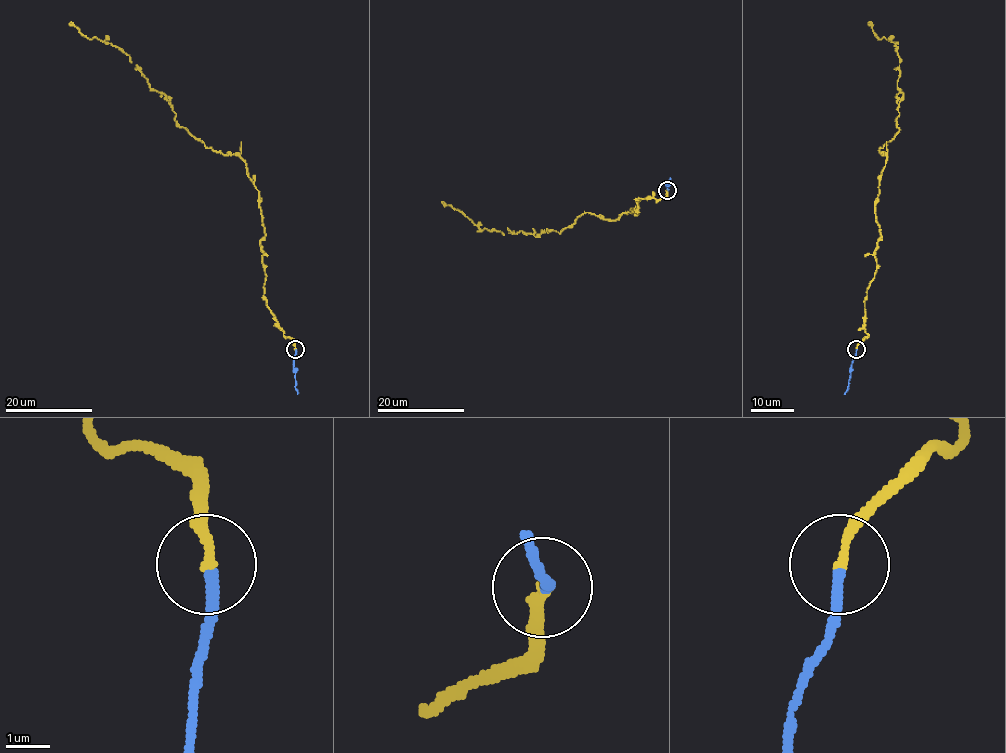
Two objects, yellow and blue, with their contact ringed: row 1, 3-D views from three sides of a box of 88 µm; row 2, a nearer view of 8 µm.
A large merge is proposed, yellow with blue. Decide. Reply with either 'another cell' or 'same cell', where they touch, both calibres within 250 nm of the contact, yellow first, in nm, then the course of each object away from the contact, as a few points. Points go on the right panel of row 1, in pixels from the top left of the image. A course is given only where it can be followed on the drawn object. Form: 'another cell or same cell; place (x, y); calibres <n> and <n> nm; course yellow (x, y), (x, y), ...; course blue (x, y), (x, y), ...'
same cell; place (856, 349); calibres 240 and 260 nm; course yellow (856, 348), (881, 232), (879, 149), (899, 131), (902, 99), (896, 43), (868, 23); course blue (856, 349), (848, 388), (844, 394)

